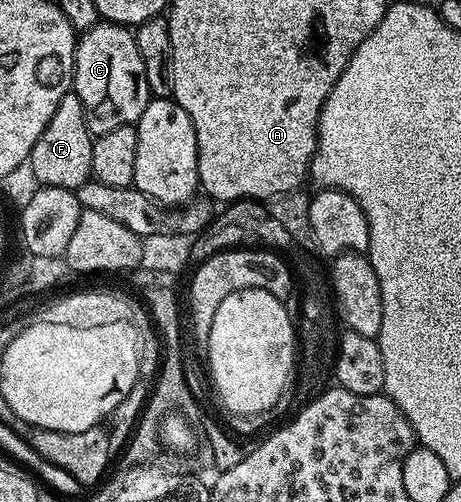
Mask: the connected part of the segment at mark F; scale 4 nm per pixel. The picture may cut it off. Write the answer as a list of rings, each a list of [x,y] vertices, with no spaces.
[[[70,90],[63,98],[63,102],[55,106],[55,114],[51,114],[51,122],[47,122],[43,134],[39,134],[39,142],[35,142],[31,150],[27,168],[33,171],[38,185],[76,190],[92,177],[91,150],[94,139],[85,124],[83,102],[77,97],[76,92]]]

